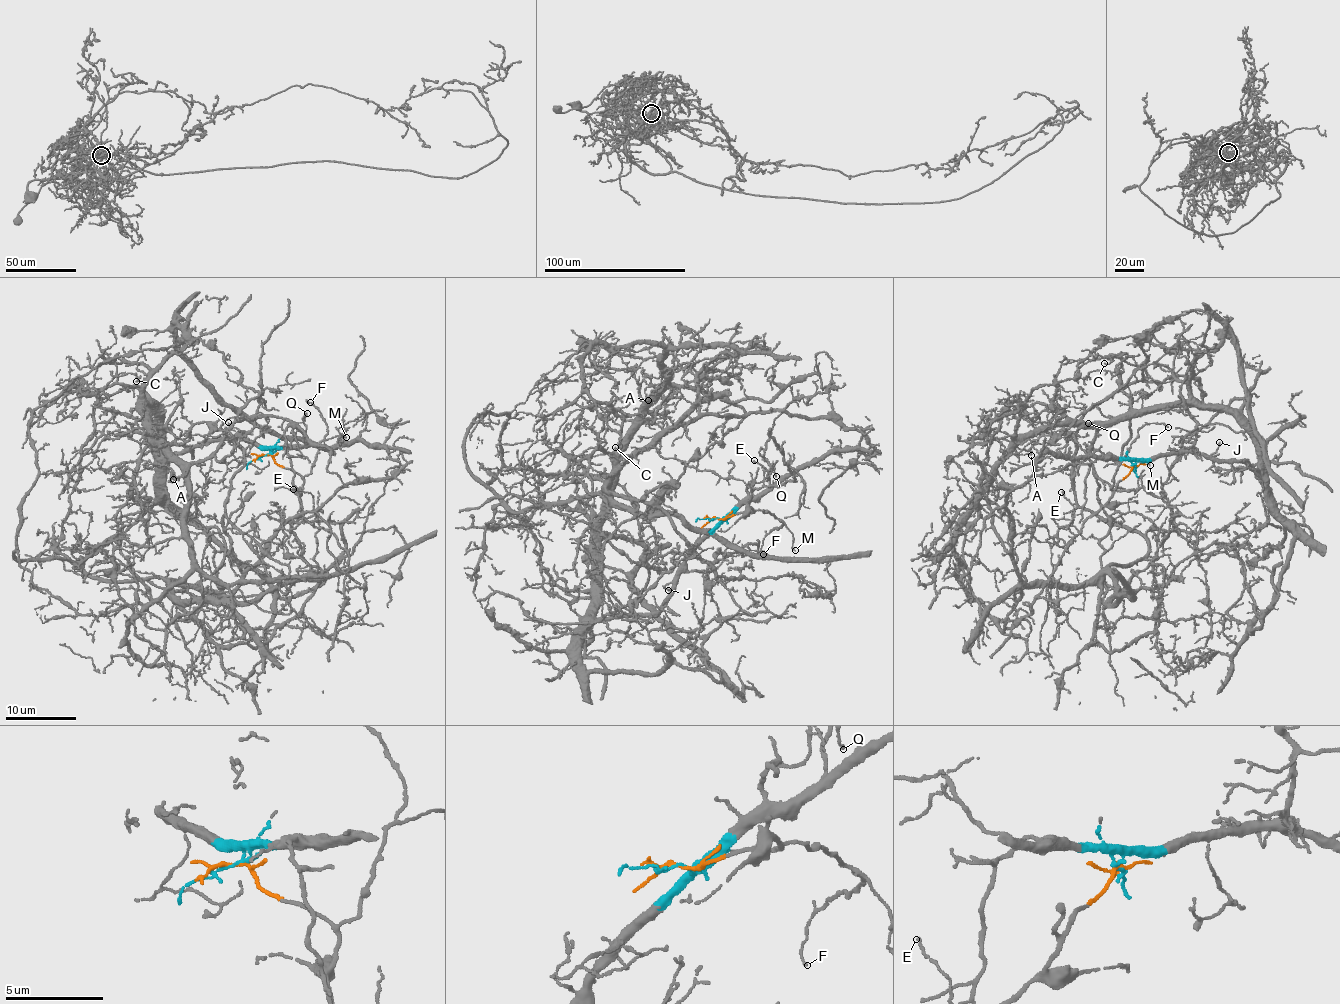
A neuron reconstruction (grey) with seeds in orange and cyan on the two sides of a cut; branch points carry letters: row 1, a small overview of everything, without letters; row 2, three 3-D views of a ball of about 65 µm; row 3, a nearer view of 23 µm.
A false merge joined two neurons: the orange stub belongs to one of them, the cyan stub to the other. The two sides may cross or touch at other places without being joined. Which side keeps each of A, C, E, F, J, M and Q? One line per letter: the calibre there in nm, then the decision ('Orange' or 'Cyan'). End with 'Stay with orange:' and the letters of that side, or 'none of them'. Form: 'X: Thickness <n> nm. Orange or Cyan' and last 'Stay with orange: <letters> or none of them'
A: Thickness 100 nm. Cyan
C: Thickness 120 nm. Cyan
E: Thickness 100 nm. Orange
F: Thickness 110 nm. Orange
J: Thickness 120 nm. Cyan
M: Thickness 100 nm. Orange
Q: Thickness 120 nm. Cyan
Stay with orange: E, F, M

